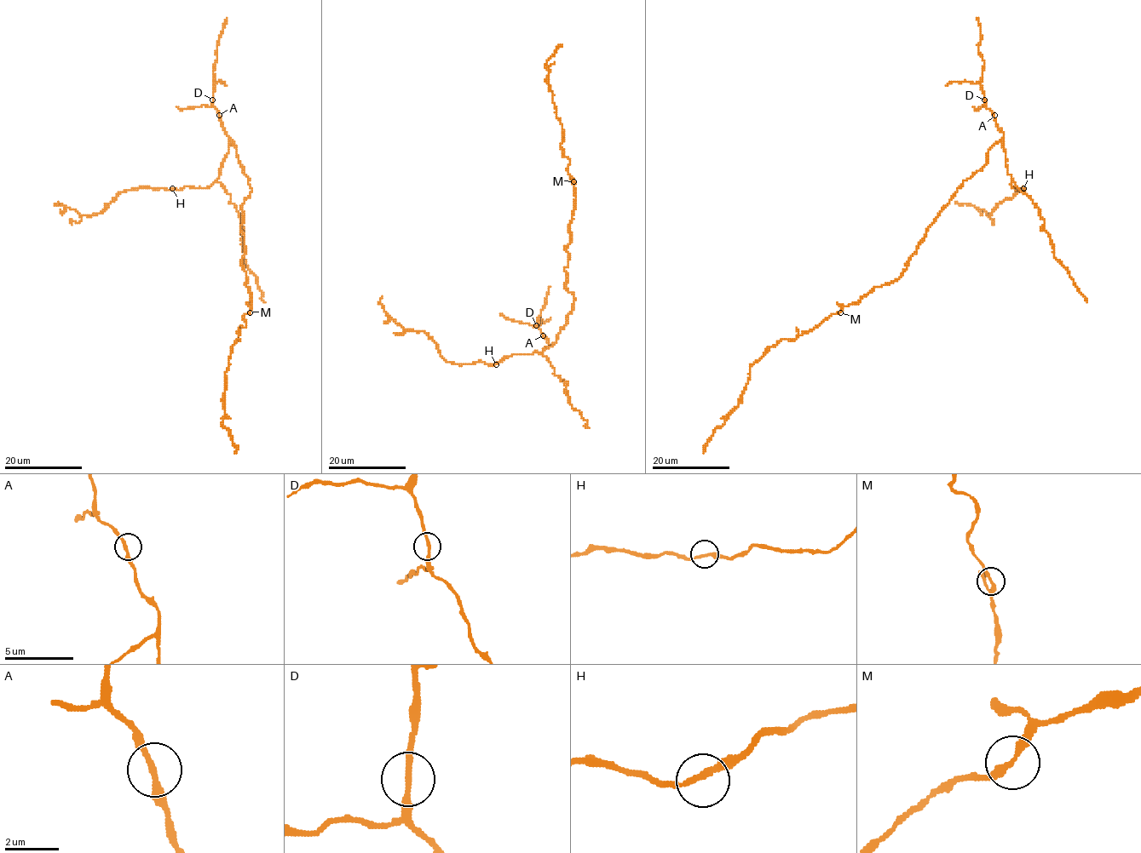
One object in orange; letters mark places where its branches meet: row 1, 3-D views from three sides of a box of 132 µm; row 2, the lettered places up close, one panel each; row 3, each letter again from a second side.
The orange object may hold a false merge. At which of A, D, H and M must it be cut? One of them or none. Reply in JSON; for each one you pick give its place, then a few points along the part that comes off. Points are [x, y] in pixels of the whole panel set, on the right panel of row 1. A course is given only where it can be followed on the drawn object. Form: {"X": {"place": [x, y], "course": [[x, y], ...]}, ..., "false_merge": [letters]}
{"false_merge": []}

